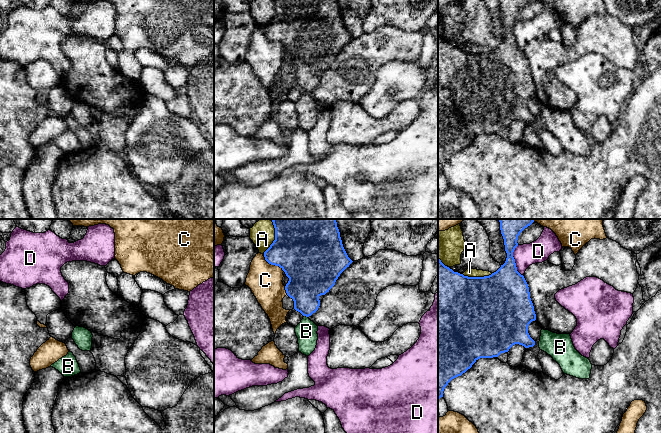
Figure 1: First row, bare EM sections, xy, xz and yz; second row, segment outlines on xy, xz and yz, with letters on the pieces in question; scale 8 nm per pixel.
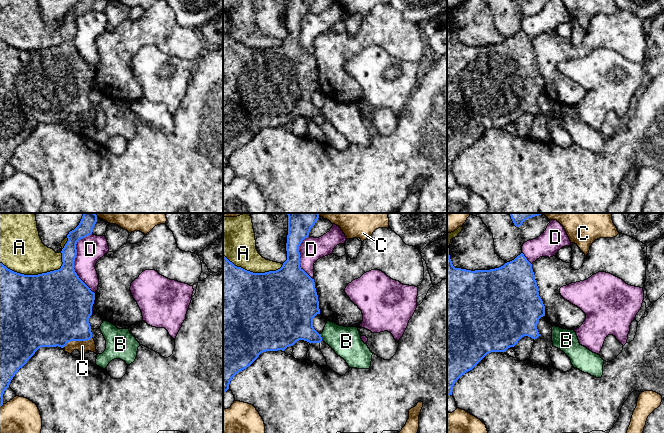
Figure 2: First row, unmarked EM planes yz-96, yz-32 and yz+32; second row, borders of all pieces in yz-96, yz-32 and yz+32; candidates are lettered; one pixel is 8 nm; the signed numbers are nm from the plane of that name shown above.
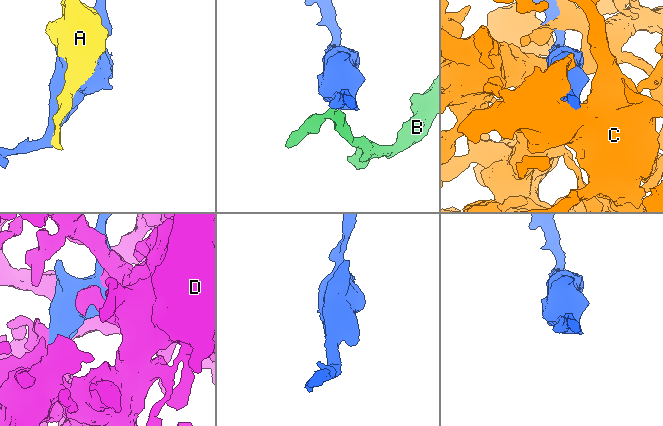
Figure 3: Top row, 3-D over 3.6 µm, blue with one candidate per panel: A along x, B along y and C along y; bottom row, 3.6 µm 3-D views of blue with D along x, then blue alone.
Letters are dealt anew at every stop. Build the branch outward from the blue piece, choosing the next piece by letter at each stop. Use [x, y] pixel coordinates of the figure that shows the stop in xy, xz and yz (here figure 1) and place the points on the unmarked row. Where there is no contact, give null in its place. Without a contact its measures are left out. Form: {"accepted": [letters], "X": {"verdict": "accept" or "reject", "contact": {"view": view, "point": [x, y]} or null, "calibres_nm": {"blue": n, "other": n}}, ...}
{"accepted": [], "A": {"verdict": "reject", "contact": {"view": "yz", "point": [477, 53]}, "calibres_nm": {"blue": 500, "other": 60}}, "B": {"verdict": "reject", "contact": {"view": "xz", "point": [306, 92]}, "calibres_nm": {"blue": 280, "other": 180}}, "C": {"verdict": "reject", "contact": {"view": "xz", "point": [273, 40]}, "calibres_nm": {"blue": 420, "other": 280}}, "D": {"verdict": "reject", "contact": {"view": "yz", "point": [514, 37]}, "calibres_nm": {"blue": 360, "other": 180}}}

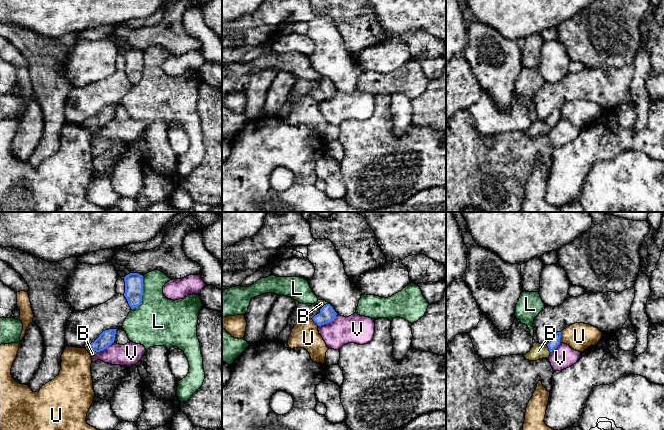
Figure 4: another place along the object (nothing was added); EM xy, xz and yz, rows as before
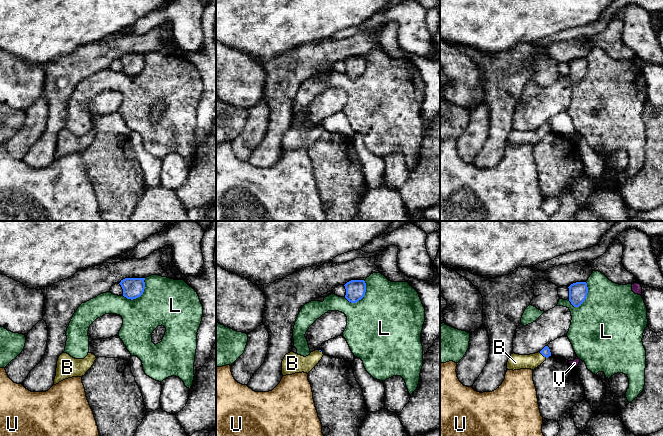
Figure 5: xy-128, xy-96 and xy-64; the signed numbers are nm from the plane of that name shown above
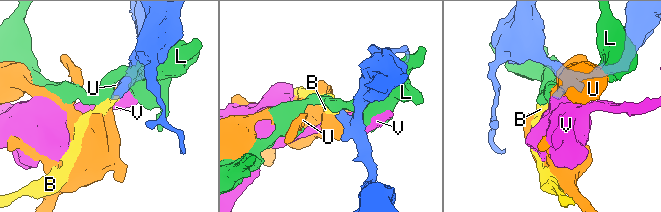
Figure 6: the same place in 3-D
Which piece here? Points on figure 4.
{"accepted": ["B"], "B": {"verdict": "accept", "contact": {"view": "yz", "point": [549, 125]}, "calibres_nm": {"blue": 80, "other": 120}}, "L": {"verdict": "reject", "contact": {"view": "xy", "point": [142, 70]}, "calibres_nm": {"blue": 140, "other": 400}}, "U": {"verdict": "reject", "contact": {"view": "yz", "point": [560, 113]}, "calibres_nm": {"blue": 80, "other": 220}}, "V": {"verdict": "reject", "contact": {"view": "xz", "point": [328, 98]}, "calibres_nm": {"blue": 120, "other": 220}}}

